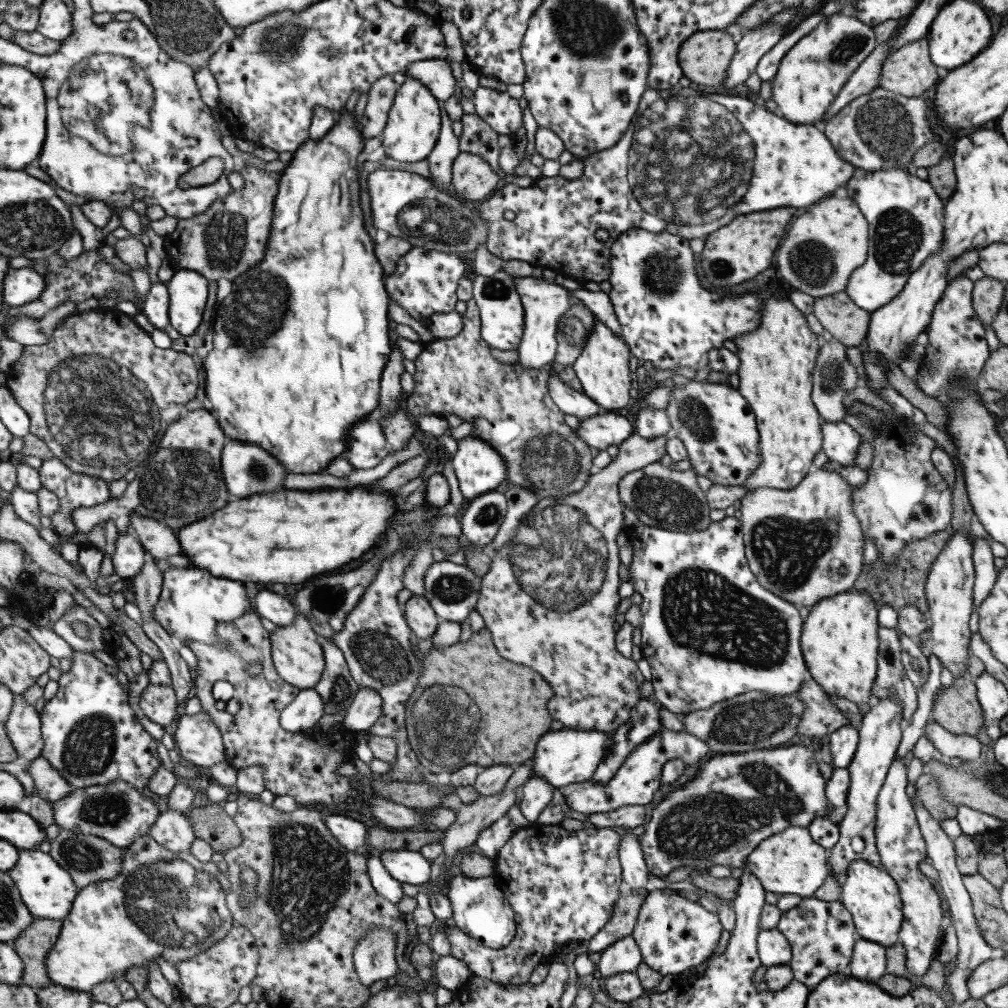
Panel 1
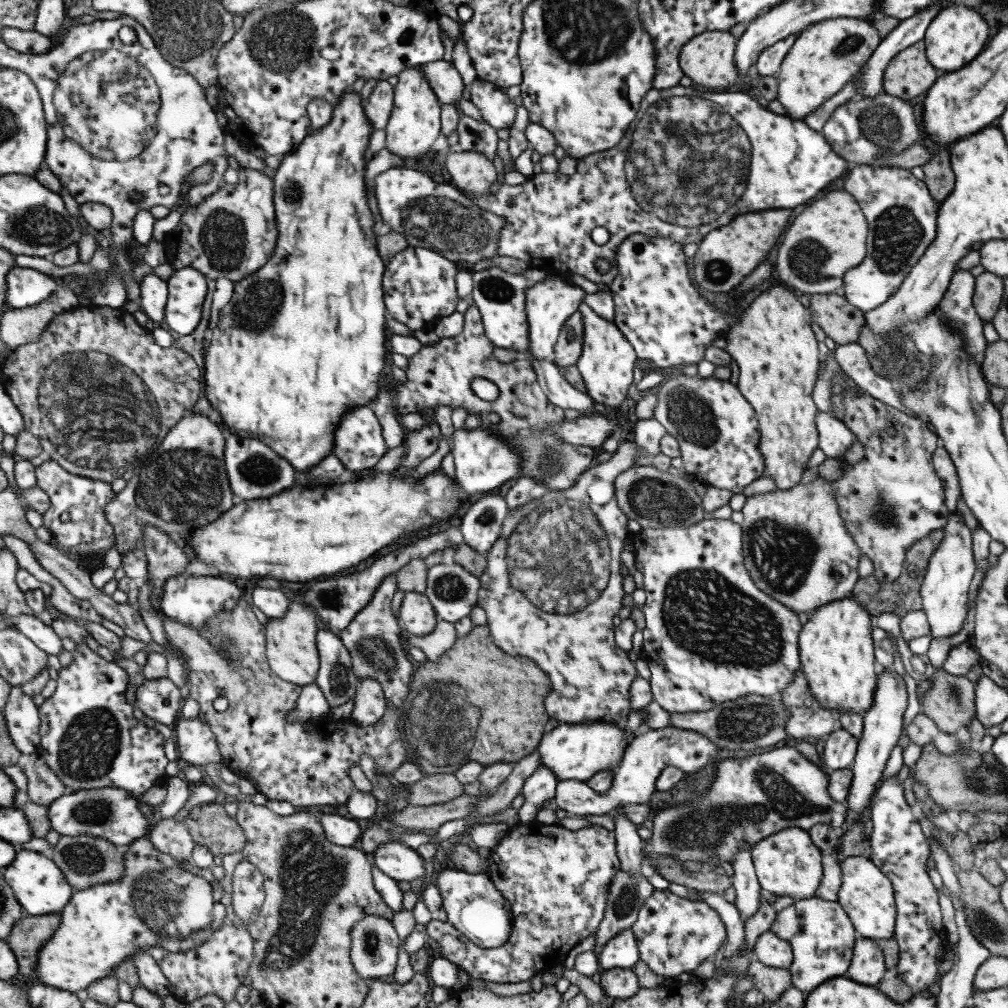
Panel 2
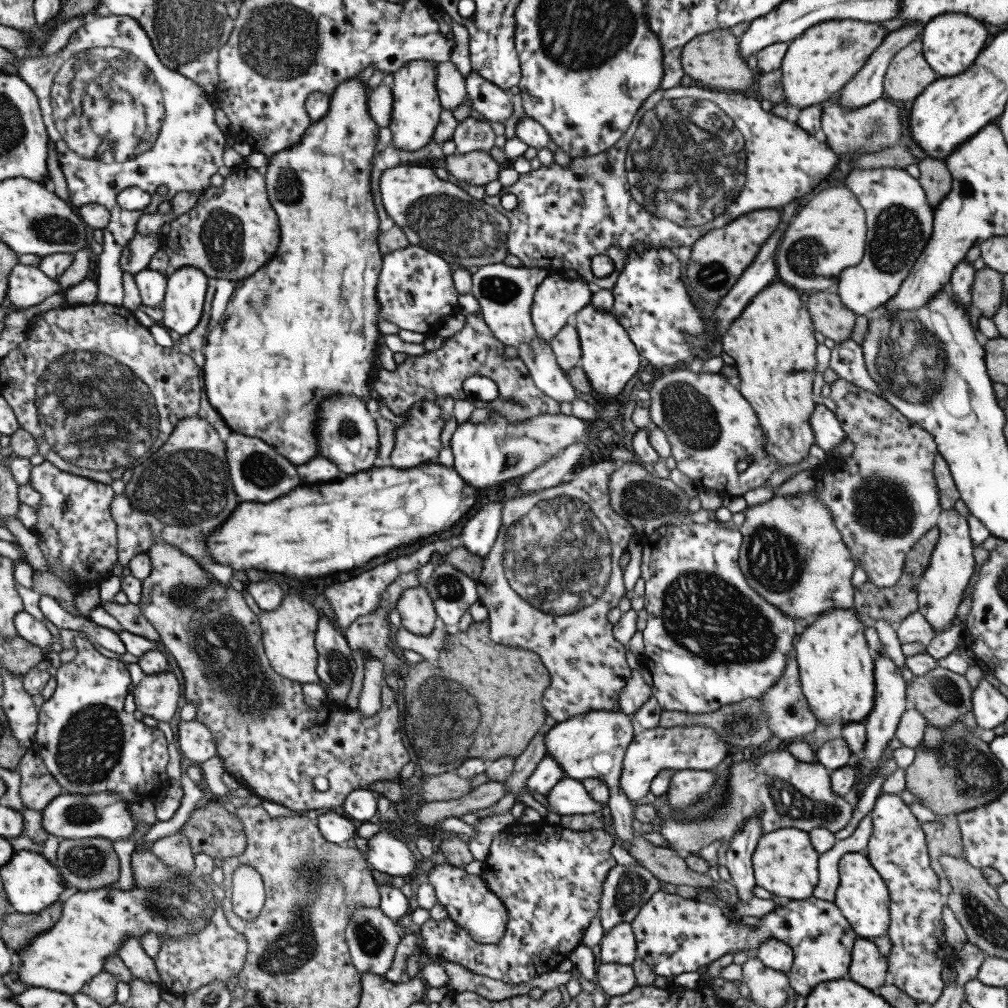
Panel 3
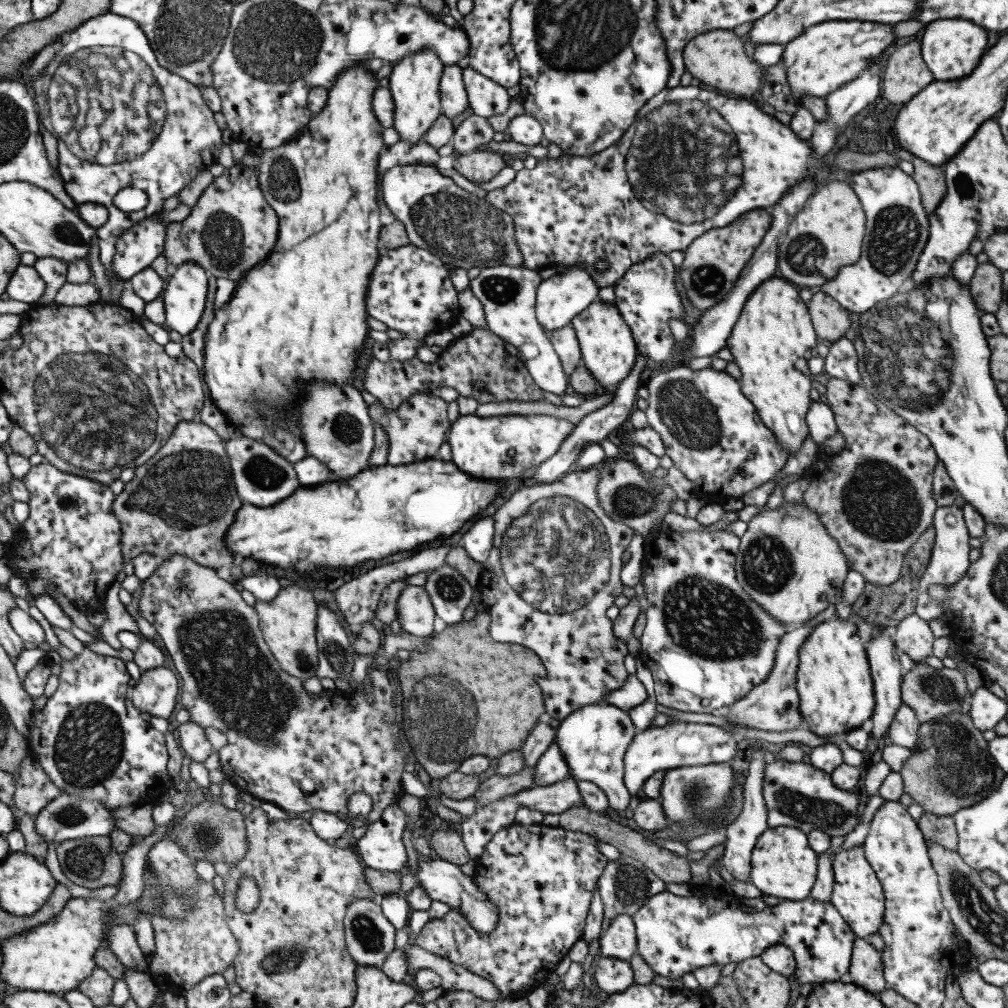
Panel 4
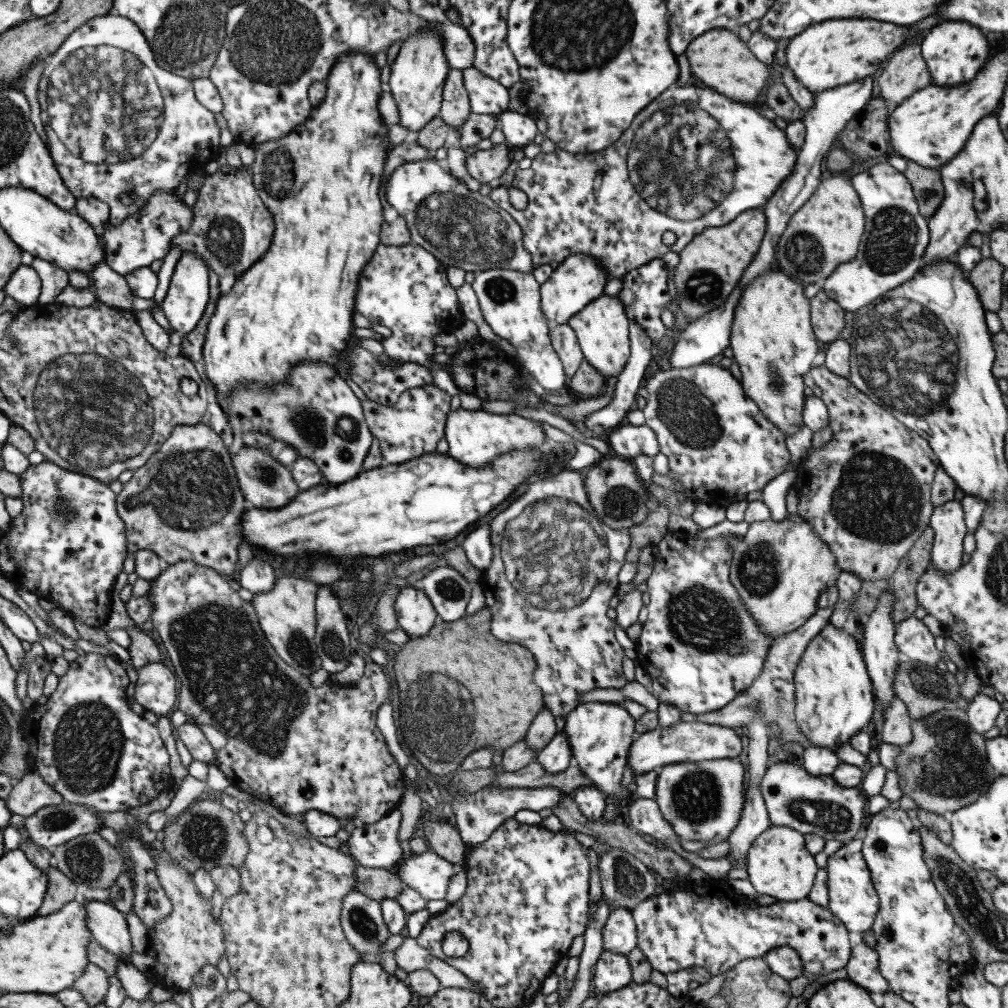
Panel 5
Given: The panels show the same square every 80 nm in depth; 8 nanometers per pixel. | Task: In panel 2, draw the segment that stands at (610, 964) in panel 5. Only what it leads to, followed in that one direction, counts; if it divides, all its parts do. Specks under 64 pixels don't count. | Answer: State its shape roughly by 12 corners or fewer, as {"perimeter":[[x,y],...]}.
{"perimeter":[[603,970],[598,984],[610,1001],[639,988],[635,973]]}

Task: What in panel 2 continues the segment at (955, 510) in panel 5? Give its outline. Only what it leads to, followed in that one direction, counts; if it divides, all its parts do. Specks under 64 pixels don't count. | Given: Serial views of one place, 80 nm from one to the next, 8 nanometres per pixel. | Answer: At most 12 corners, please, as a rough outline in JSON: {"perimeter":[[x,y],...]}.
{"perimeter":[[955,512],[918,588],[933,639],[961,632],[976,569]]}

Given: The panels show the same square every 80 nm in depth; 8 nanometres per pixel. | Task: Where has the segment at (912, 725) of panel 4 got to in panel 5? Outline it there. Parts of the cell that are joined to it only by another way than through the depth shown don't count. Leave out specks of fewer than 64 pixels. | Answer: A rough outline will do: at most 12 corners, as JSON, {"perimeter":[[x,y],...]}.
{"perimeter":[[893,697],[882,712],[883,743],[910,741],[910,722],[902,700]]}

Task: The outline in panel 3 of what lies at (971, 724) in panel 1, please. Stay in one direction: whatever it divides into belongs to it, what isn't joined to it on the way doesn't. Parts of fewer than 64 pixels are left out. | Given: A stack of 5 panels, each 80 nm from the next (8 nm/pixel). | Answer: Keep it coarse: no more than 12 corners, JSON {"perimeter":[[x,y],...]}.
{"perimeter":[[937,666],[906,683],[909,706],[943,728],[971,710],[963,675]]}

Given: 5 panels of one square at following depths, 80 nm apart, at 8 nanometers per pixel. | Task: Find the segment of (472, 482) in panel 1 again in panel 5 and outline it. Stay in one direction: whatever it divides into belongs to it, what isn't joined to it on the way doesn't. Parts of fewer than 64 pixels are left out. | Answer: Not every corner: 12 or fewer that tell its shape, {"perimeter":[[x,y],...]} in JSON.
{"perimeter":[[449,411],[448,455],[479,468],[513,449],[548,452],[541,422]]}

